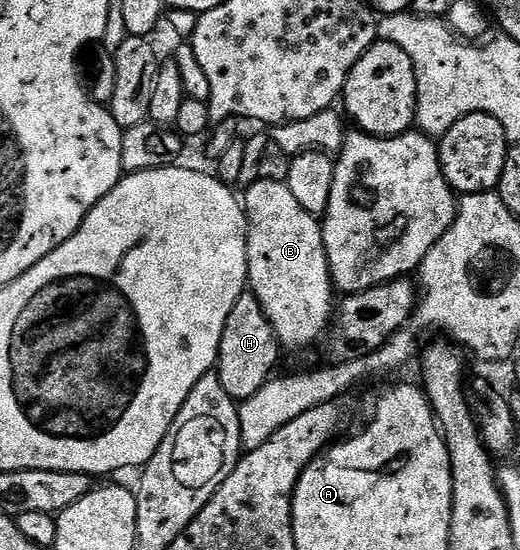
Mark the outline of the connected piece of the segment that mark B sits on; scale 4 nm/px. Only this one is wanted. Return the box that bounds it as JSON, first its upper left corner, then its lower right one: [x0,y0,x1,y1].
[245,177,333,347]

